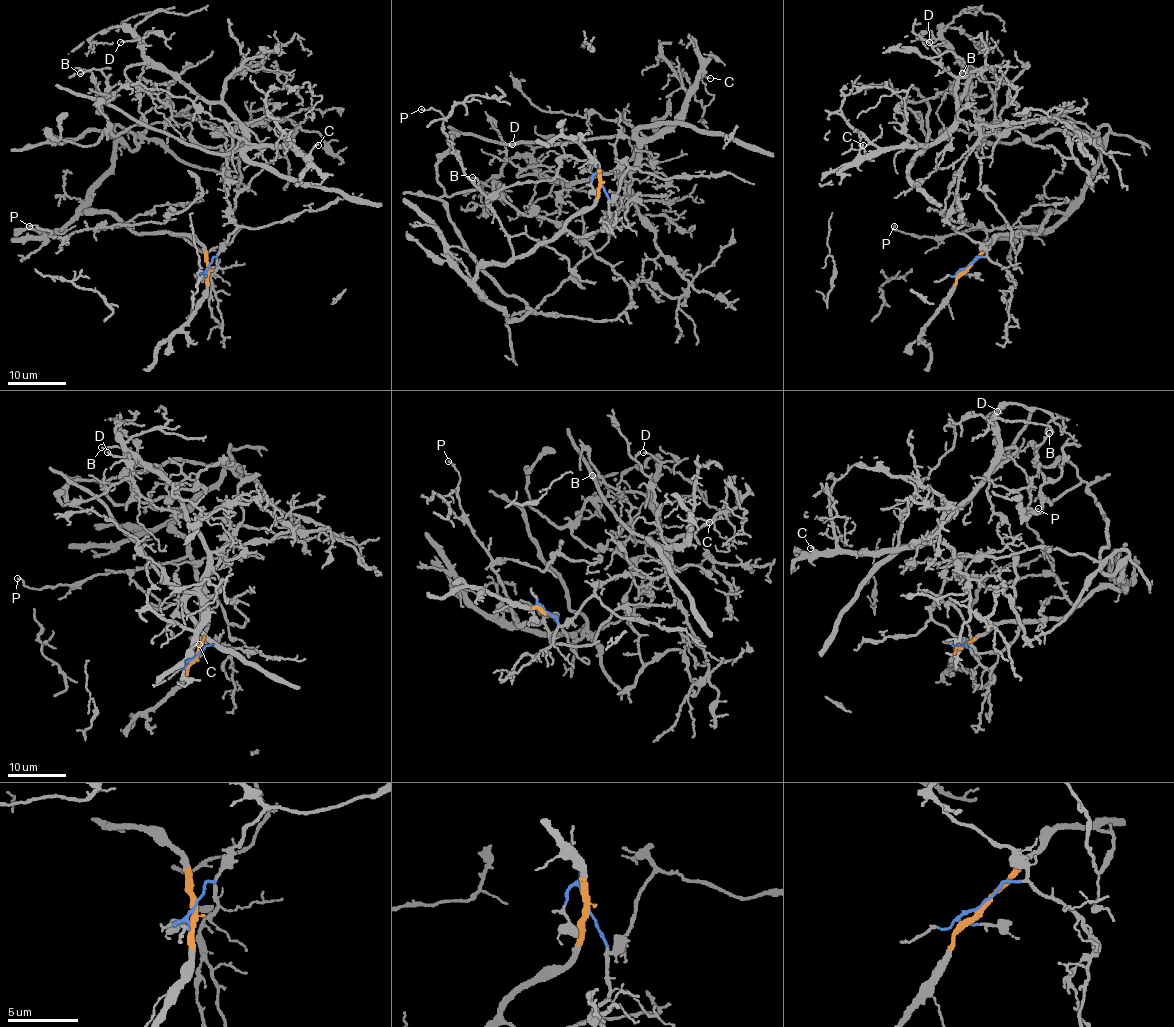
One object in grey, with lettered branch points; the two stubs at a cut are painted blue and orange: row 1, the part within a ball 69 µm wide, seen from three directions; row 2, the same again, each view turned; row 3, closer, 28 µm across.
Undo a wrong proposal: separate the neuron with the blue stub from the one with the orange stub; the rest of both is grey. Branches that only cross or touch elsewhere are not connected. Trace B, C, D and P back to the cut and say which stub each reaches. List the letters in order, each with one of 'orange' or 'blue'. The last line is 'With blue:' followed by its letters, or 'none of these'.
B: orange
C: blue
D: blue
P: orange
With blue: C, D

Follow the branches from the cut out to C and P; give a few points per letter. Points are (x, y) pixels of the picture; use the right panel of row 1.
C: (967, 267), (986, 251), (947, 220), (958, 169), (979, 131), (954, 122), (929, 144), (862, 156), (862, 144)
P: (967, 267), (999, 235), (1036, 233), (1042, 226), (963, 230), (931, 238), (902, 232), (893, 229), (894, 226)

